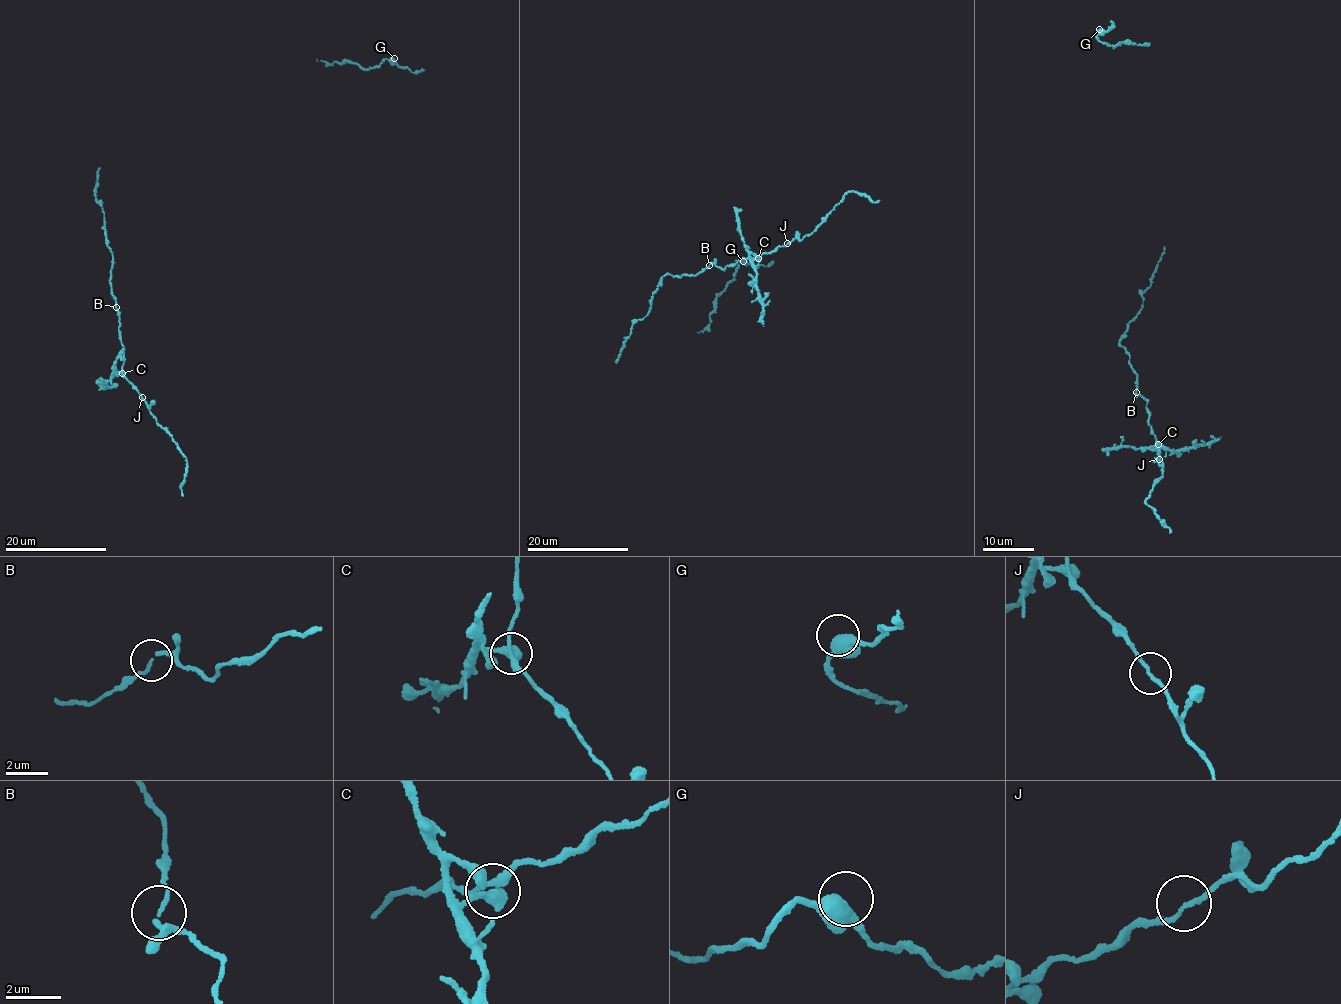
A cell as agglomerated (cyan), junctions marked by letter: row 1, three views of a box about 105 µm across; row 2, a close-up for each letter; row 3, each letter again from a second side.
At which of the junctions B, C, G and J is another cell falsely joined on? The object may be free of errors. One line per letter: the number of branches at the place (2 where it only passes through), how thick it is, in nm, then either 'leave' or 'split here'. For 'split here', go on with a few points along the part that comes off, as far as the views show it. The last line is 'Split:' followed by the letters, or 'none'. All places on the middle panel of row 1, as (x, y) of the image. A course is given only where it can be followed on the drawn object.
B: 2 branches meet; 140 nm thick; leave
C: 3 branches meet; 320 nm thick; leave
G: 3 branches meet; 420 nm thick; leave
J: 2 branches meet; 150 nm thick; leave
Split: none

